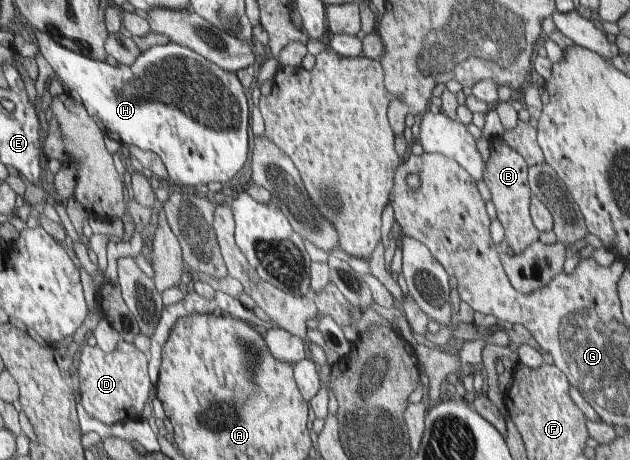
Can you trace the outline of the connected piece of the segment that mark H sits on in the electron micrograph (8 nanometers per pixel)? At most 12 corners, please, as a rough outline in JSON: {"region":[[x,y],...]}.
{"region":[[34,41],[107,137],[174,182],[245,167],[235,72],[171,41],[131,65]]}

